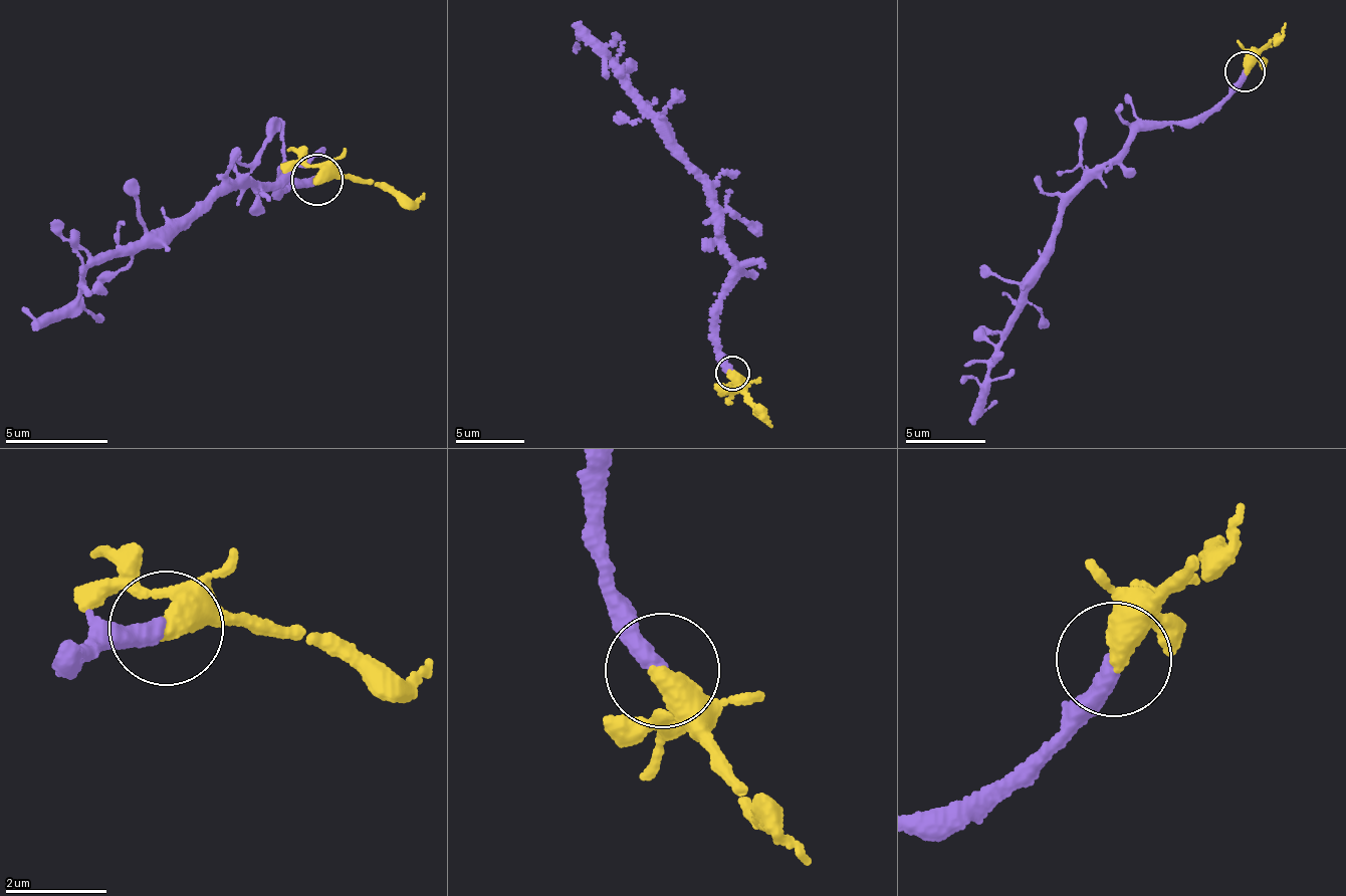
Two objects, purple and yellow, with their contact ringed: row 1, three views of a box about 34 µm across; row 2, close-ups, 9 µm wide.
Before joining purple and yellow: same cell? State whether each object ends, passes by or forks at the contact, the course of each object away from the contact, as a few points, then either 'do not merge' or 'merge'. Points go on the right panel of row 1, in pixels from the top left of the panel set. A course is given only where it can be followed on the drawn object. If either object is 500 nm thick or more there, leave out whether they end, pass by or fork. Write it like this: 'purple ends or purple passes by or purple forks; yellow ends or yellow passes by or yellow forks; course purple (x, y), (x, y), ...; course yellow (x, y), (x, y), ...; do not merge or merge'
purple ends; yellow passes by; course purple (1245, 72), (1195, 118), (1154, 123), (1086, 172), (1023, 276), (982, 409), (997, 400); course yellow (1245, 72), (1282, 32), (1287, 22); merge

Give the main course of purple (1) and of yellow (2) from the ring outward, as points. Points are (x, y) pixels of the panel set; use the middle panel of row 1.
1: (731, 372), (716, 337), (734, 262), (705, 178), (674, 143), (667, 123), (607, 56), (580, 37), (576, 52)
2: (731, 372), (745, 401), (771, 426)

